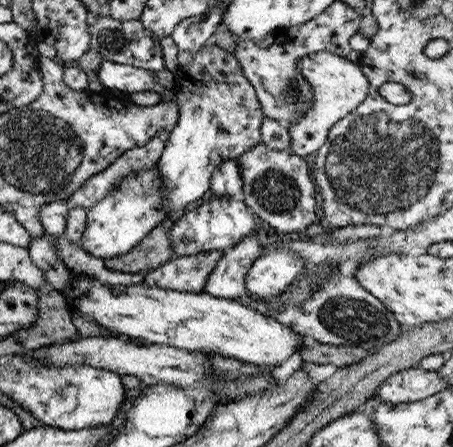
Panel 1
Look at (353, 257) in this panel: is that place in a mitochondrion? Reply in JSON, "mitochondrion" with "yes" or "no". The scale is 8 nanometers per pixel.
{"mitochondrion":"no"}

